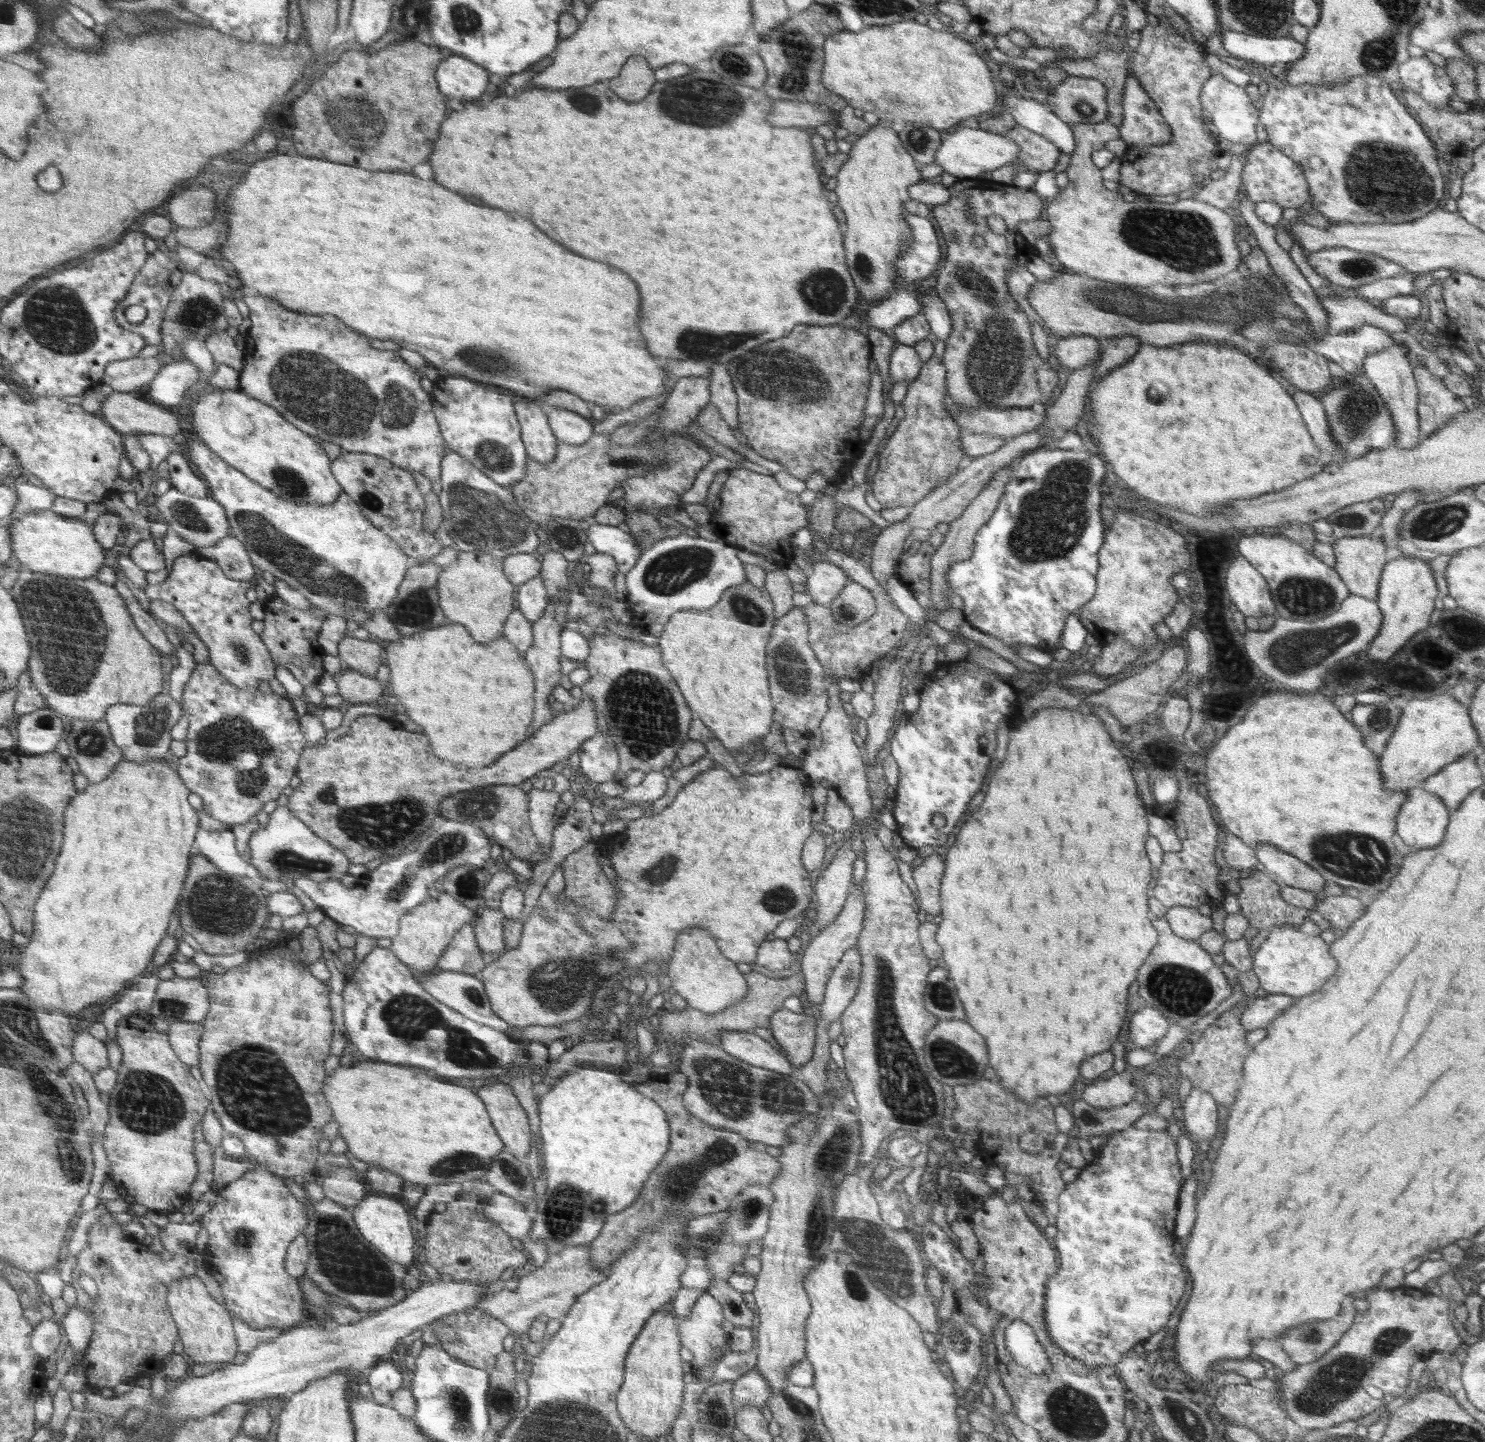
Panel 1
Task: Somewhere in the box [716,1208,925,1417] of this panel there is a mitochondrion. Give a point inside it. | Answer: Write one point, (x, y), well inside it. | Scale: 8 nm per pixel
(888, 1259)

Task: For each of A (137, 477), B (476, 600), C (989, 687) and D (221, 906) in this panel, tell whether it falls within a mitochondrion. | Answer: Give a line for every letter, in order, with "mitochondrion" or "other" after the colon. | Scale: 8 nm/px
A: other
B: other
C: other
D: mitochondrion

